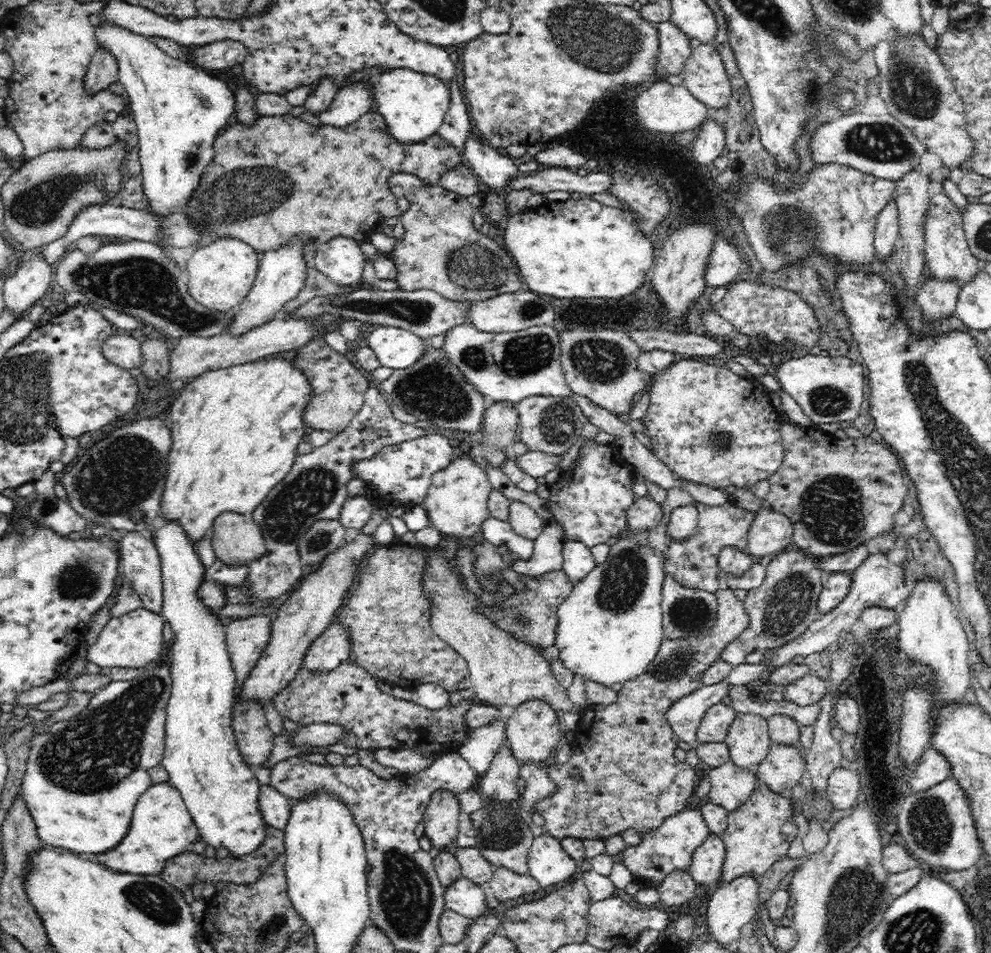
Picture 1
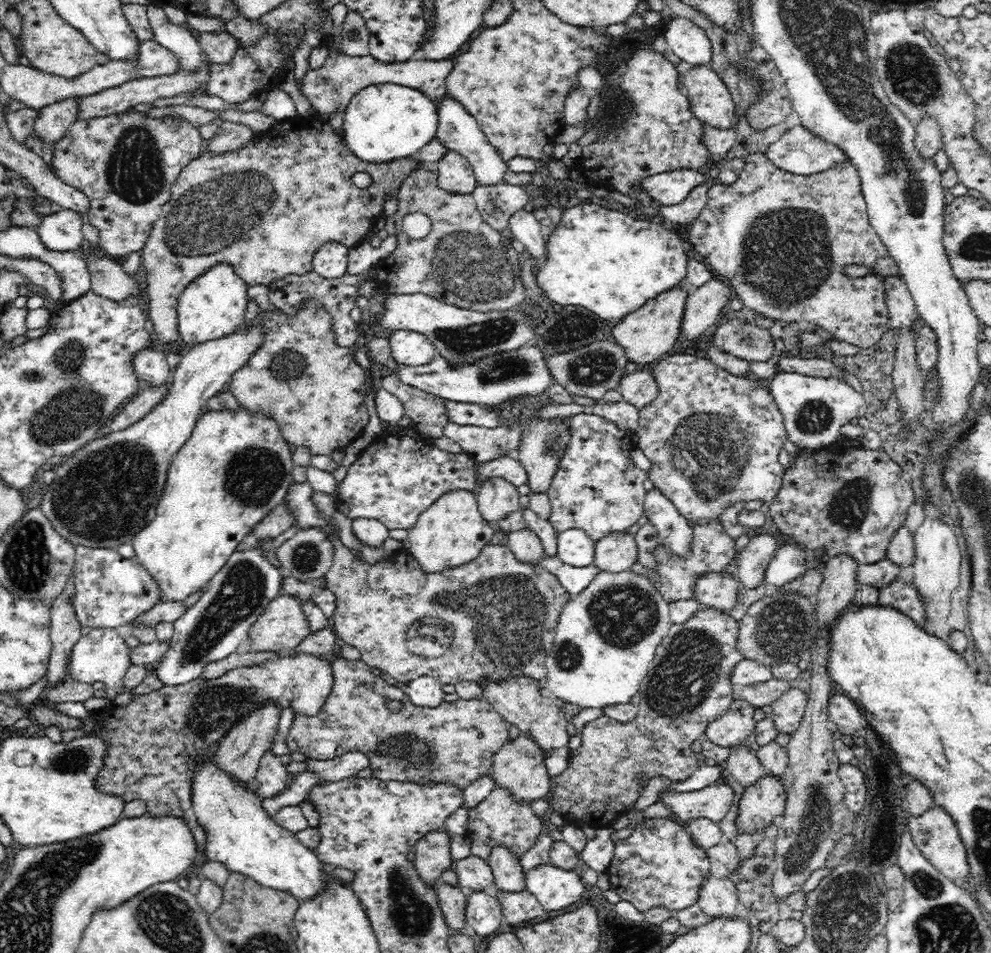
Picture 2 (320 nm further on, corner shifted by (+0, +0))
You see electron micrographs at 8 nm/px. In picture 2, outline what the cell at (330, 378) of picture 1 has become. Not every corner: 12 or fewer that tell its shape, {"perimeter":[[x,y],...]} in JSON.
{"perimeter":[[314,299],[266,311],[228,390],[329,455],[367,428],[366,373]]}

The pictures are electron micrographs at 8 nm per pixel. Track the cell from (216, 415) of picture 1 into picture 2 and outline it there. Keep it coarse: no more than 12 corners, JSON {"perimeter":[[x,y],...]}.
{"perimeter":[[206,409],[131,544],[205,590],[292,484],[263,411]]}

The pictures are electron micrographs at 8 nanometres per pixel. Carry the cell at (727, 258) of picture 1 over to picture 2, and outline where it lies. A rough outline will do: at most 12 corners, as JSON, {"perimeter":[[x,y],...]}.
{"perimeter":[[713,278],[687,296],[686,341],[702,341],[728,309],[728,286]]}

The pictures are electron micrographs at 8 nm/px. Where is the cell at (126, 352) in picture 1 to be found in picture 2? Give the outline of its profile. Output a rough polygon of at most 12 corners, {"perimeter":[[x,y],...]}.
{"perimeter":[[144,348],[132,356],[139,380],[151,386],[171,384],[166,355]]}

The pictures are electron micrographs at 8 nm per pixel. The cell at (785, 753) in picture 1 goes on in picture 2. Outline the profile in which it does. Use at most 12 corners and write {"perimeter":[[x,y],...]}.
{"perimeter":[[760,777],[745,787],[738,832],[759,838],[783,814],[782,778]]}

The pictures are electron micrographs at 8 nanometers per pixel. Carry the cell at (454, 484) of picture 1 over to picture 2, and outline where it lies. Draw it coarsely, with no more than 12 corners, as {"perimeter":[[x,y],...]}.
{"perimeter":[[450,489],[420,513],[402,549],[424,571],[466,564],[497,527],[476,491]]}

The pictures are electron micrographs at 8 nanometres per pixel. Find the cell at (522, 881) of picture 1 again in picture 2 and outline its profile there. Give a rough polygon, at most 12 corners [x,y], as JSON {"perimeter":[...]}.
{"perimeter":[[526,889],[498,890],[503,922],[511,927],[548,918]]}

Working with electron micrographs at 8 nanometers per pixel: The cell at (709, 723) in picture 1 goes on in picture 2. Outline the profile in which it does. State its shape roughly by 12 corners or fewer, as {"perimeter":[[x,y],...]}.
{"perimeter":[[734,700],[704,739],[731,748],[754,732],[754,707]]}

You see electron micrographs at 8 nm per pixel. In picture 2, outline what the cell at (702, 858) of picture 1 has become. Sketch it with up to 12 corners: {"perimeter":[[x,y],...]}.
{"perimeter":[[709,874],[697,903],[712,919],[737,917],[738,891],[728,877]]}

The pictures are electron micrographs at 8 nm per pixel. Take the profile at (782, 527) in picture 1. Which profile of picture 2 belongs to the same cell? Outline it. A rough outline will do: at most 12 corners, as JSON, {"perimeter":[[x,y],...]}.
{"perimeter":[[752,537],[738,555],[734,575],[744,588],[764,583],[764,570],[781,539]]}

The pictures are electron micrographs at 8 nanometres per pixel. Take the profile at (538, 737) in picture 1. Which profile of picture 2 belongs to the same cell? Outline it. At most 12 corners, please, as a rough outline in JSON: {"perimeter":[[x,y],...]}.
{"perimeter":[[520,733],[496,751],[490,774],[530,804],[552,780],[538,741]]}

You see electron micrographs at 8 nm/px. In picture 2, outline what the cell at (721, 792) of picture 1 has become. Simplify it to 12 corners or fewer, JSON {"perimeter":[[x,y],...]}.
{"perimeter":[[722,777],[702,790],[659,793],[671,818],[719,823],[734,791]]}

